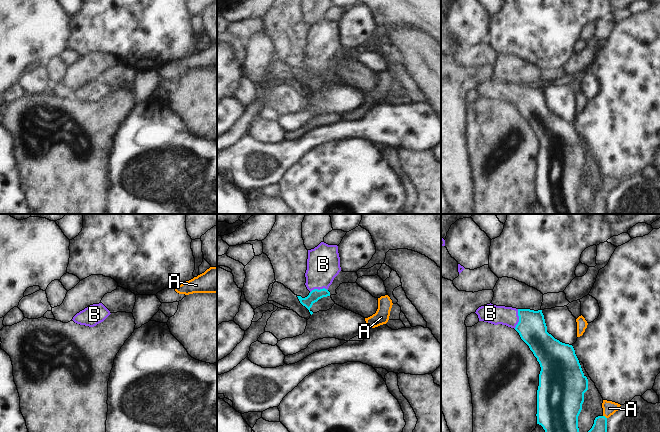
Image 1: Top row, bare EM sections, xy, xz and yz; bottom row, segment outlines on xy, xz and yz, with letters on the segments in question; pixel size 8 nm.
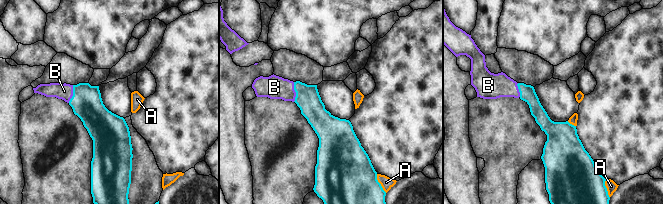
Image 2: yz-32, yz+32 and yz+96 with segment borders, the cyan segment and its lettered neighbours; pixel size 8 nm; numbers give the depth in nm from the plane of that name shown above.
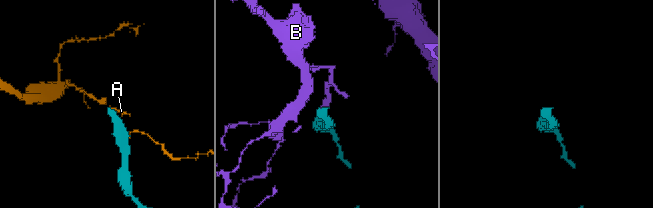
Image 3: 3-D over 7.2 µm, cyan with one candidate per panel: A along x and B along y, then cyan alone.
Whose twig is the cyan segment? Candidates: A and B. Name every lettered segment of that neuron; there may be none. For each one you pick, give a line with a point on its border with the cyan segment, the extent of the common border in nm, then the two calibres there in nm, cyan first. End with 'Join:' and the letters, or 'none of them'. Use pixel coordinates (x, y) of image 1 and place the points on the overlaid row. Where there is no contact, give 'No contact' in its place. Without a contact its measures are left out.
B: Touches cyan at yz (519, 319). Shared border 160 nm. Thickness 220 nm (cyan) against 150 nm
Join: B

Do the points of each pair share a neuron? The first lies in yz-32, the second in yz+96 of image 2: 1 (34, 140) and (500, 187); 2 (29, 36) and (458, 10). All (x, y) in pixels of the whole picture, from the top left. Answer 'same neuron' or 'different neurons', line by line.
1: same neuron
2: same neuron

